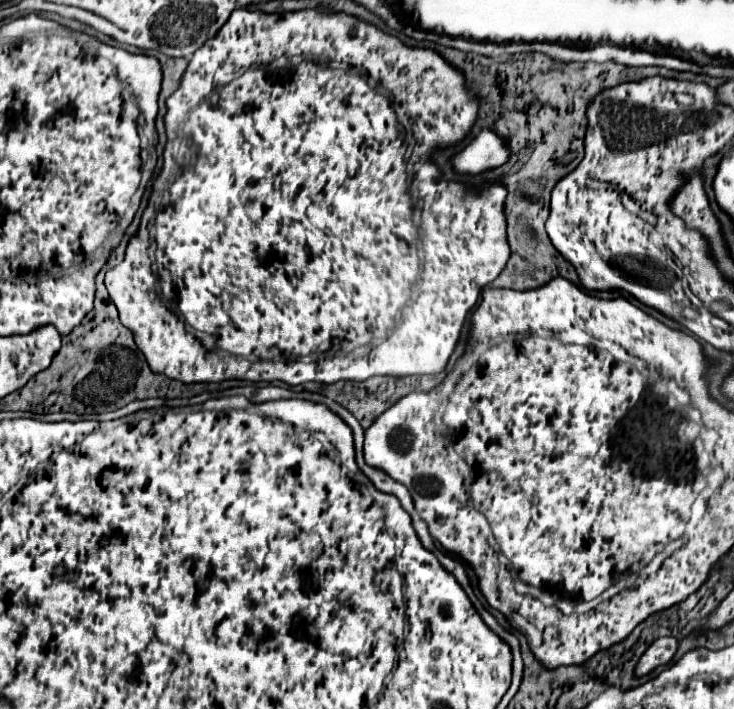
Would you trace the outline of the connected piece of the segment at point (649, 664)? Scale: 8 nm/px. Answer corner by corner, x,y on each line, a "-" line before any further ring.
659,638
655,640
647,652
639,658
637,666
635,666
635,676
645,676
649,672
653,672
657,666
663,666
663,664
669,664
673,654
677,650
677,640
675,638

